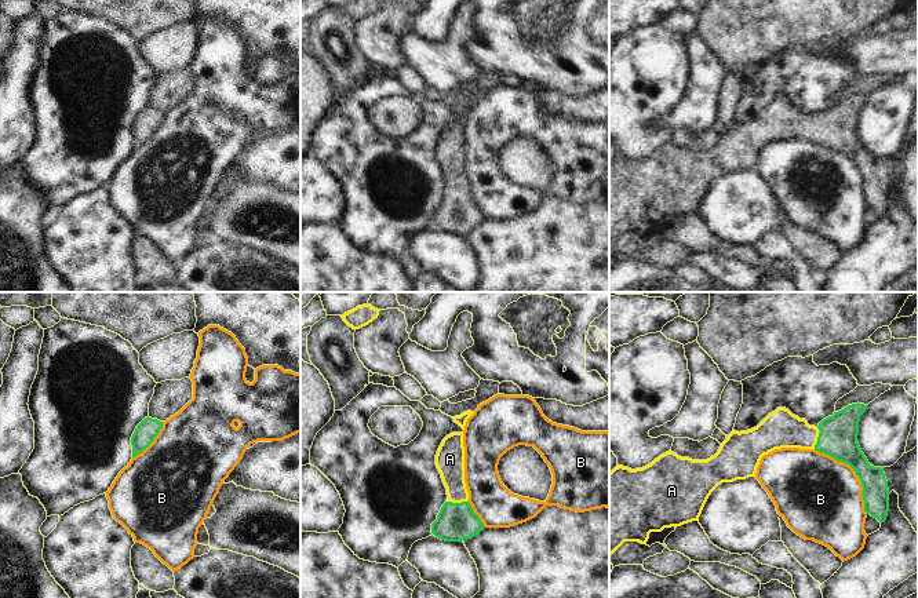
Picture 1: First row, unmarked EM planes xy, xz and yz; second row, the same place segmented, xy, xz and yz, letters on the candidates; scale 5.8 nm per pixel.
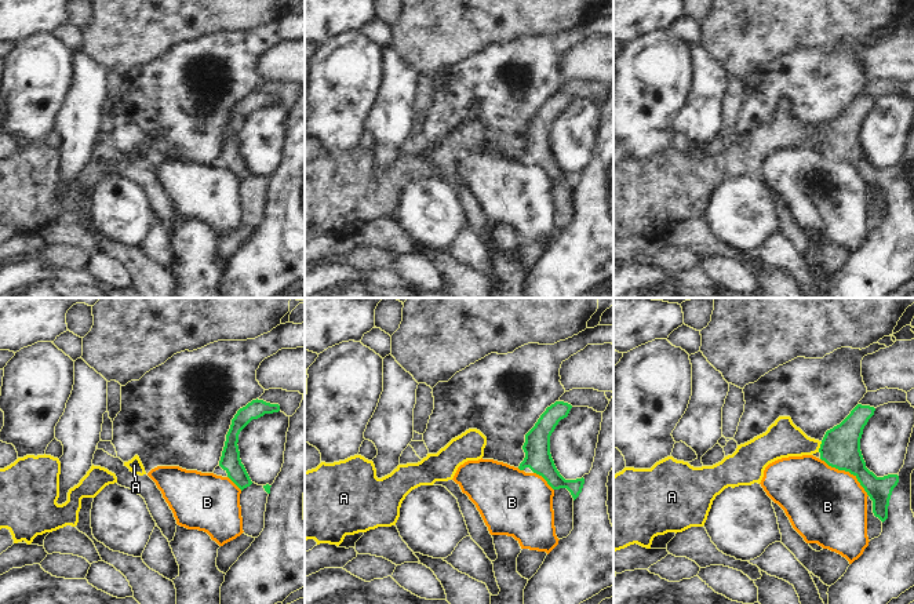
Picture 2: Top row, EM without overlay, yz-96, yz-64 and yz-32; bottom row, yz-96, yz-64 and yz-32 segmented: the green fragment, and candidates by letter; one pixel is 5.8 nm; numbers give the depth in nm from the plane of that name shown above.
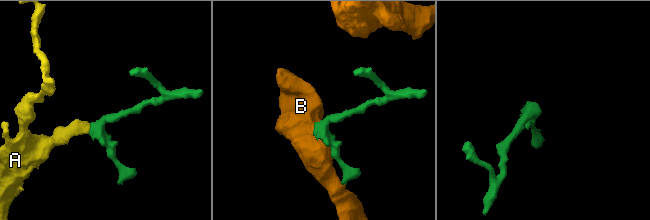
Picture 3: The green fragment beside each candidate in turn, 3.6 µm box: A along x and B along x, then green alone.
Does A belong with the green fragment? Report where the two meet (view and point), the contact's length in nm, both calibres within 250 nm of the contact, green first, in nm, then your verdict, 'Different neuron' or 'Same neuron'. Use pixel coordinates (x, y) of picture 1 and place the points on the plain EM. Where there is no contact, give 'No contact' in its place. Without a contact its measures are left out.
Touches green at yz (818, 130). Shared border 130 nm. Thickness 220 nm (green) against 220 nm. Same neuron.

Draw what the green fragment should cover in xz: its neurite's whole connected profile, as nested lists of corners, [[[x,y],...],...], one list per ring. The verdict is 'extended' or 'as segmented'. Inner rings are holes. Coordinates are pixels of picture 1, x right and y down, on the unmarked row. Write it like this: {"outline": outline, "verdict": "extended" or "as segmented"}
{"outline": [[[452,124],[442,131],[436,157],[447,179],[448,192],[431,215],[431,225],[445,233],[462,233],[477,227],[485,218],[467,193],[462,124]]], "verdict": "extended"}

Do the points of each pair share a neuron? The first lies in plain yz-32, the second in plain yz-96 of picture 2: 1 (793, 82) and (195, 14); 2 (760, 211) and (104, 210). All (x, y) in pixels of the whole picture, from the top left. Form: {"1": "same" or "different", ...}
{"1": "different", "2": "same"}

